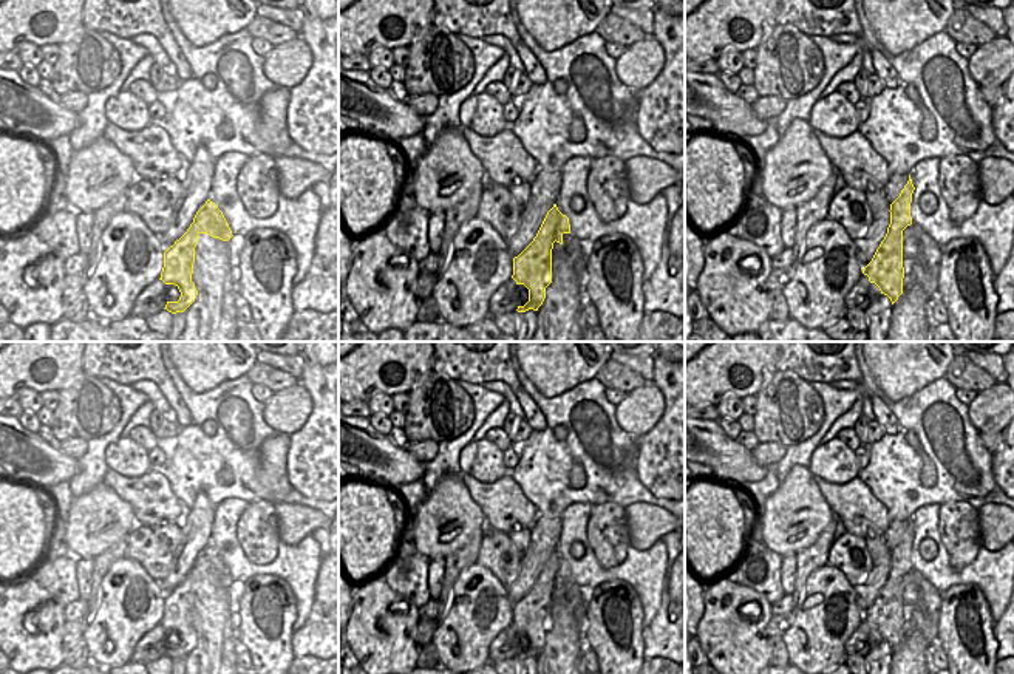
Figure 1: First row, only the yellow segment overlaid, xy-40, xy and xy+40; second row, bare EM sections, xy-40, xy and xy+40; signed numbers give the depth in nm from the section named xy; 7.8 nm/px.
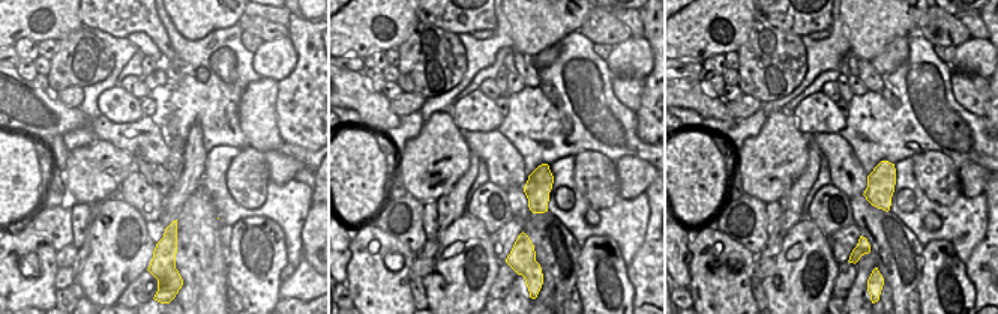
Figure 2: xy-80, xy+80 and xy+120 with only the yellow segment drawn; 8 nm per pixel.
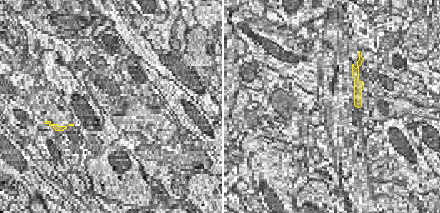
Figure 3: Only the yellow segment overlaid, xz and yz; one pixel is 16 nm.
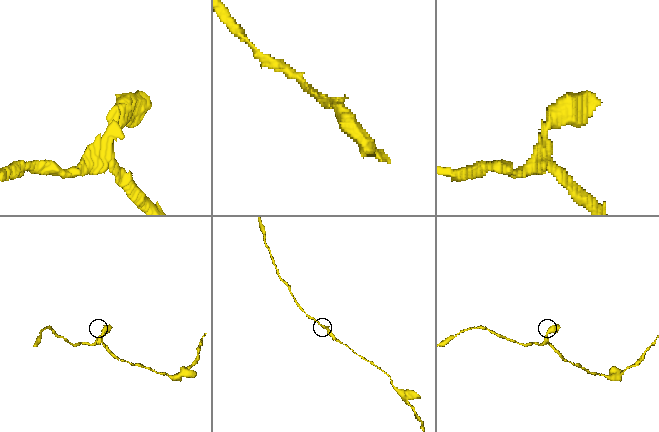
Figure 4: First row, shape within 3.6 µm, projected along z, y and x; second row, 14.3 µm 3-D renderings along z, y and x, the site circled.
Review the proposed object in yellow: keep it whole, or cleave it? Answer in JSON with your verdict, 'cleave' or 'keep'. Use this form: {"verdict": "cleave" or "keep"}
{"verdict": "keep"}

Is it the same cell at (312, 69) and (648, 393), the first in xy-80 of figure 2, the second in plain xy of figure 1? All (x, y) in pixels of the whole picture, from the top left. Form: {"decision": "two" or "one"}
{"decision": "two"}

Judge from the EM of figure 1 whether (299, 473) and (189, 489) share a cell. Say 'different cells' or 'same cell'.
different cells

